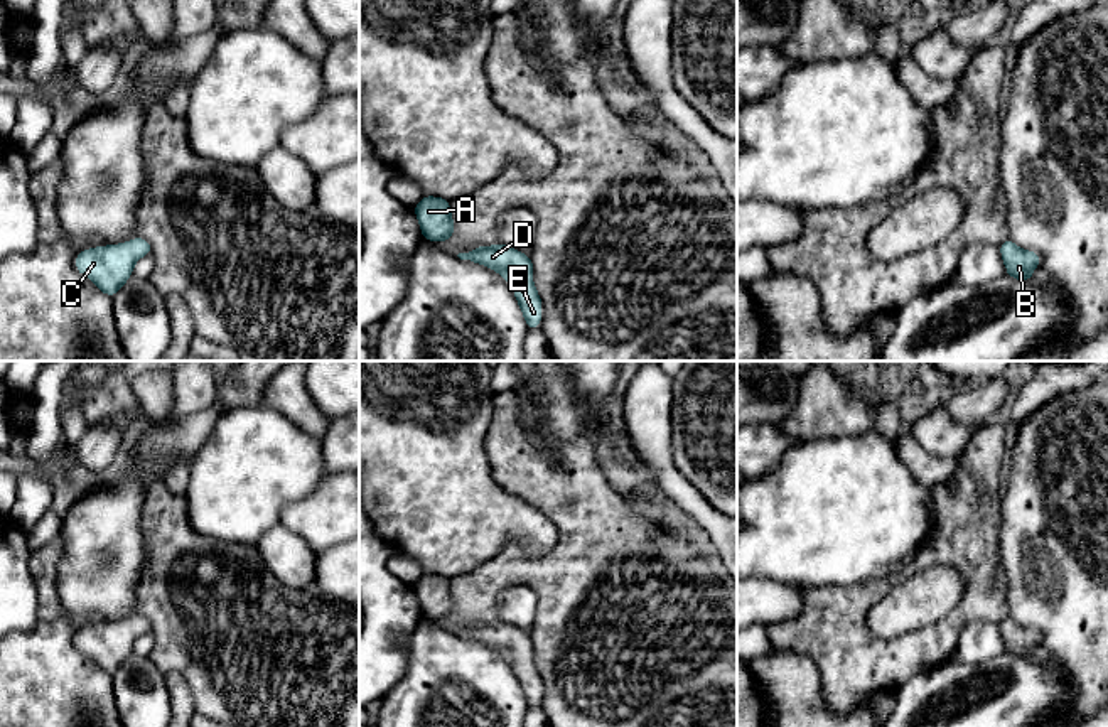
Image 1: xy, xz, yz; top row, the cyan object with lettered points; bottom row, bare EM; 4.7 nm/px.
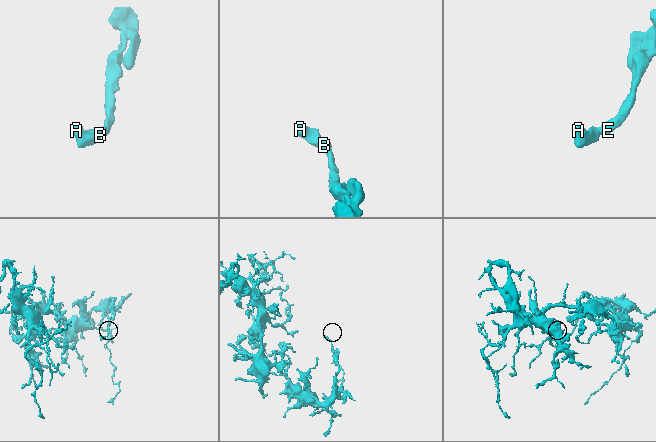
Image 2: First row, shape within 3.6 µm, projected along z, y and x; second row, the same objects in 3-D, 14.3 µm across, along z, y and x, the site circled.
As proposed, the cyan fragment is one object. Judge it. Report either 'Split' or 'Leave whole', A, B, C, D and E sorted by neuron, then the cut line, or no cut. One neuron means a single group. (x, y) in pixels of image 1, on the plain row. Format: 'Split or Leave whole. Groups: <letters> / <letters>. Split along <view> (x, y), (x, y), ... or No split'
Leave whole. Groups: A B C D E. No split

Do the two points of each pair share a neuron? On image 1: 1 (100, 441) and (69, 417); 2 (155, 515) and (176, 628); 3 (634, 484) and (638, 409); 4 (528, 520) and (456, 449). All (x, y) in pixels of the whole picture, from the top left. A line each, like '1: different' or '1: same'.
1: different
2: same
3: different
4: same

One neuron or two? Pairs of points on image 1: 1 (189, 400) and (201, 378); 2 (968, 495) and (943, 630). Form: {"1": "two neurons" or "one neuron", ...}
{"1": "one neuron", "2": "one neuron"}

